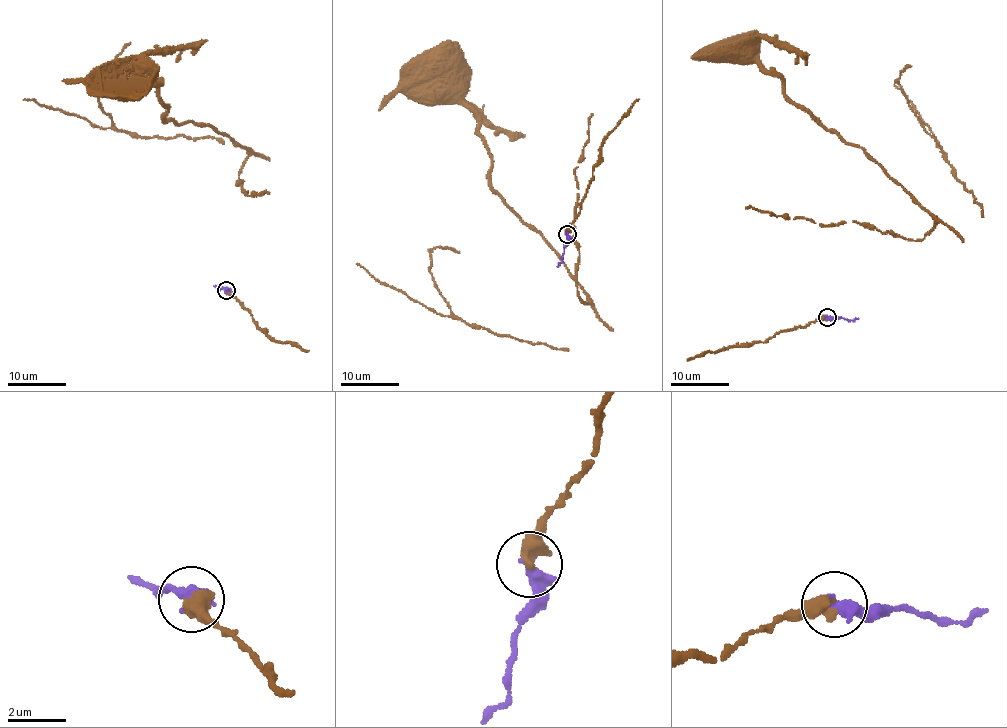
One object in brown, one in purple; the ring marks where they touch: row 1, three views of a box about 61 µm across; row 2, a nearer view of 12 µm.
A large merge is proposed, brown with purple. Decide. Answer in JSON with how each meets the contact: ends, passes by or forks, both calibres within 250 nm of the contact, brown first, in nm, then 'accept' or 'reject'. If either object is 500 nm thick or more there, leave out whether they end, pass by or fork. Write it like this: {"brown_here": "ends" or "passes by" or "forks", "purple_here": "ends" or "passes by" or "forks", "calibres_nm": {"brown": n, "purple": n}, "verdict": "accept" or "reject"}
{"calibres_nm": {"brown": 550, "purple": 460}, "verdict": "accept"}

